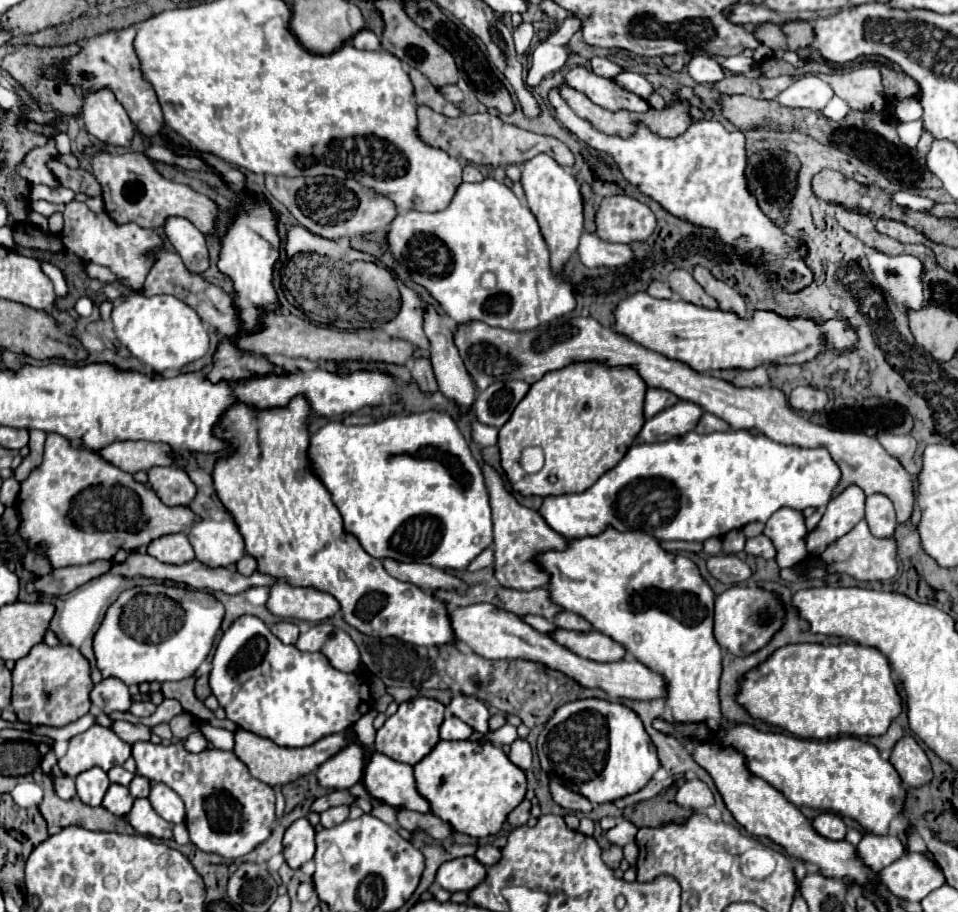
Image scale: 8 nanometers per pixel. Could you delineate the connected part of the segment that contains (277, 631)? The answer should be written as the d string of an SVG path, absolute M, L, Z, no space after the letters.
M278 622L272 628L272 634L280 638L284 644L294 644L298 640L298 626L292 622Z

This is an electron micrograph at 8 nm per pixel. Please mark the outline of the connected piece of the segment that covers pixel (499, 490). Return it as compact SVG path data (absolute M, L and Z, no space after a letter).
M484 466L482 472L486 478L488 492L490 492L490 506L492 506L492 520L494 520L494 544L496 544L494 570L496 570L498 582L504 588L514 588L514 590L534 590L534 588L548 586L550 574L540 566L536 556L550 552L550 550L566 550L568 548L566 538L554 532L538 512L520 506L516 498L504 490L500 476L490 466Z

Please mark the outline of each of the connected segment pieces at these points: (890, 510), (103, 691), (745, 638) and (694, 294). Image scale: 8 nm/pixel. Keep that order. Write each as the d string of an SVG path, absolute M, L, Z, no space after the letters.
M872 494L866 498L866 522L870 532L878 538L888 538L896 528L896 514L892 500L884 494Z
M106 678L100 684L96 684L94 690L90 692L90 700L104 714L112 714L116 710L124 712L132 704L132 696L128 692L128 686L116 678Z
M732 586L716 598L714 636L716 642L736 656L748 656L768 644L772 634L780 630L784 620L784 606L776 594L756 586Z
M672 270L668 276L668 284L676 296L680 296L686 302L704 306L704 308L716 308L718 302L706 294L706 290L692 278L688 270Z

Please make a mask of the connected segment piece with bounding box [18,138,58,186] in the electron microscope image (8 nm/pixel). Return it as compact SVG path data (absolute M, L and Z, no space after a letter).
M50 138L46 146L42 148L36 148L32 150L24 162L18 166L22 178L26 178L30 184L46 184L46 186L58 186L56 182L56 176L46 168L46 162L48 158L54 158L58 156L58 150L56 150L56 144L54 140Z

